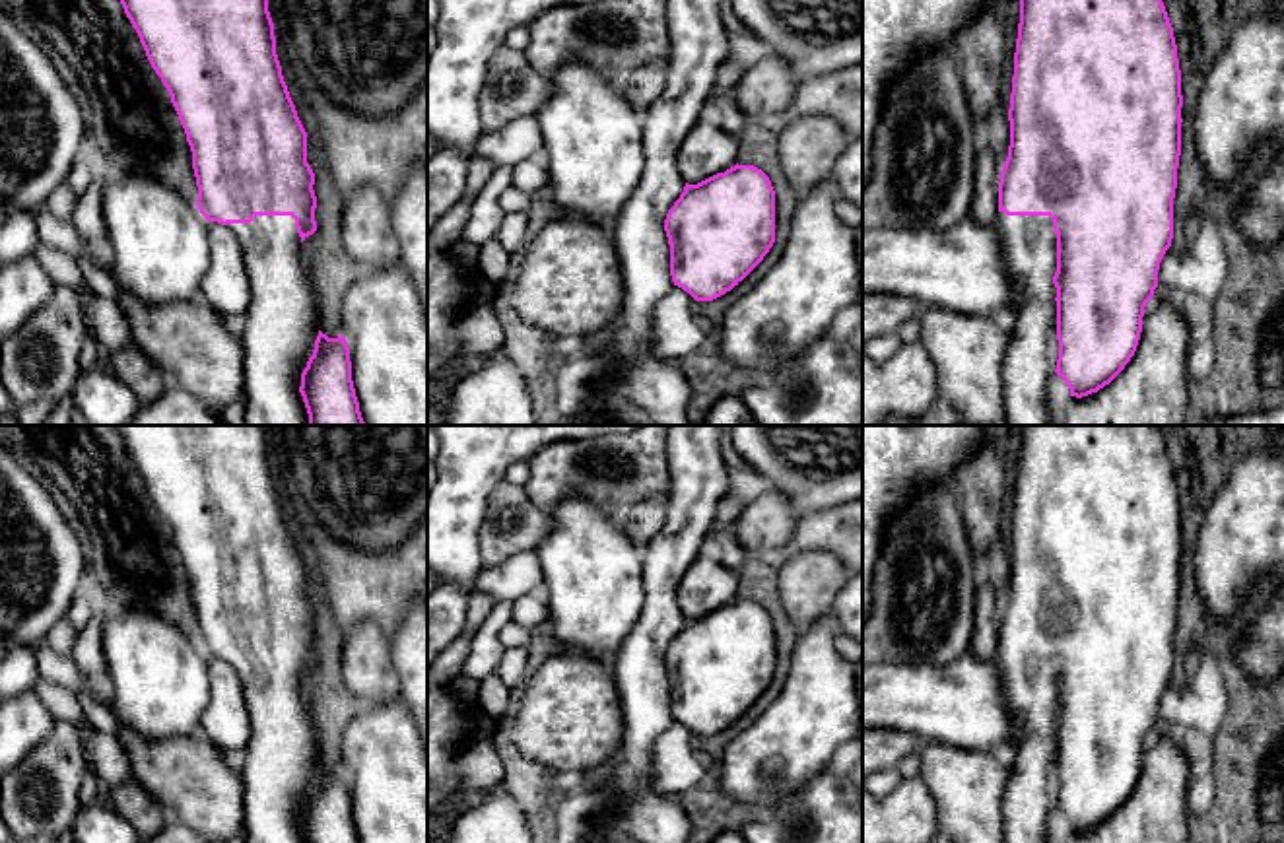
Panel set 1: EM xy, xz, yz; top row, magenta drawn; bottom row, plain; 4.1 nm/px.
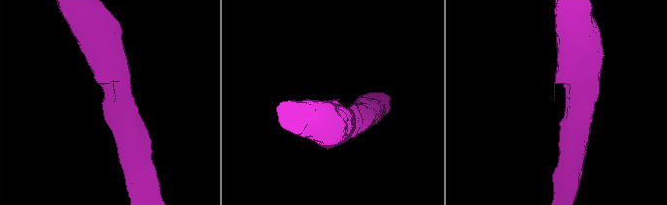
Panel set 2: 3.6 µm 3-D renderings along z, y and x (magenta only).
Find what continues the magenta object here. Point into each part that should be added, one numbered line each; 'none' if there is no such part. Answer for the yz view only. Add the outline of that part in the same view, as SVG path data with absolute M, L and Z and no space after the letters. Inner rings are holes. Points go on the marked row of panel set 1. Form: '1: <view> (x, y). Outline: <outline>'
1: yz (1030, 243). Outline: M1006 216L995 227L1014 282L1016 326L1002 363L1006 425L1051 425L1045 336L1057 313L1057 233L1049 216Z

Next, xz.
1: xz (708, 150). Outline: M697 122L676 153L678 173L688 185L697 185L736 165L736 136L721 126Z

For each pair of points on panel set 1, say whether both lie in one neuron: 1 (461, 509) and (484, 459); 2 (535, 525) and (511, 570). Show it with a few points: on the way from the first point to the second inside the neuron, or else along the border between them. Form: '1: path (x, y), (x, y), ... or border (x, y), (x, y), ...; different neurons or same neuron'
1: path (467, 498), (467, 476), (473, 471); same neuron
2: border (533, 548), (484, 568); different neurons

